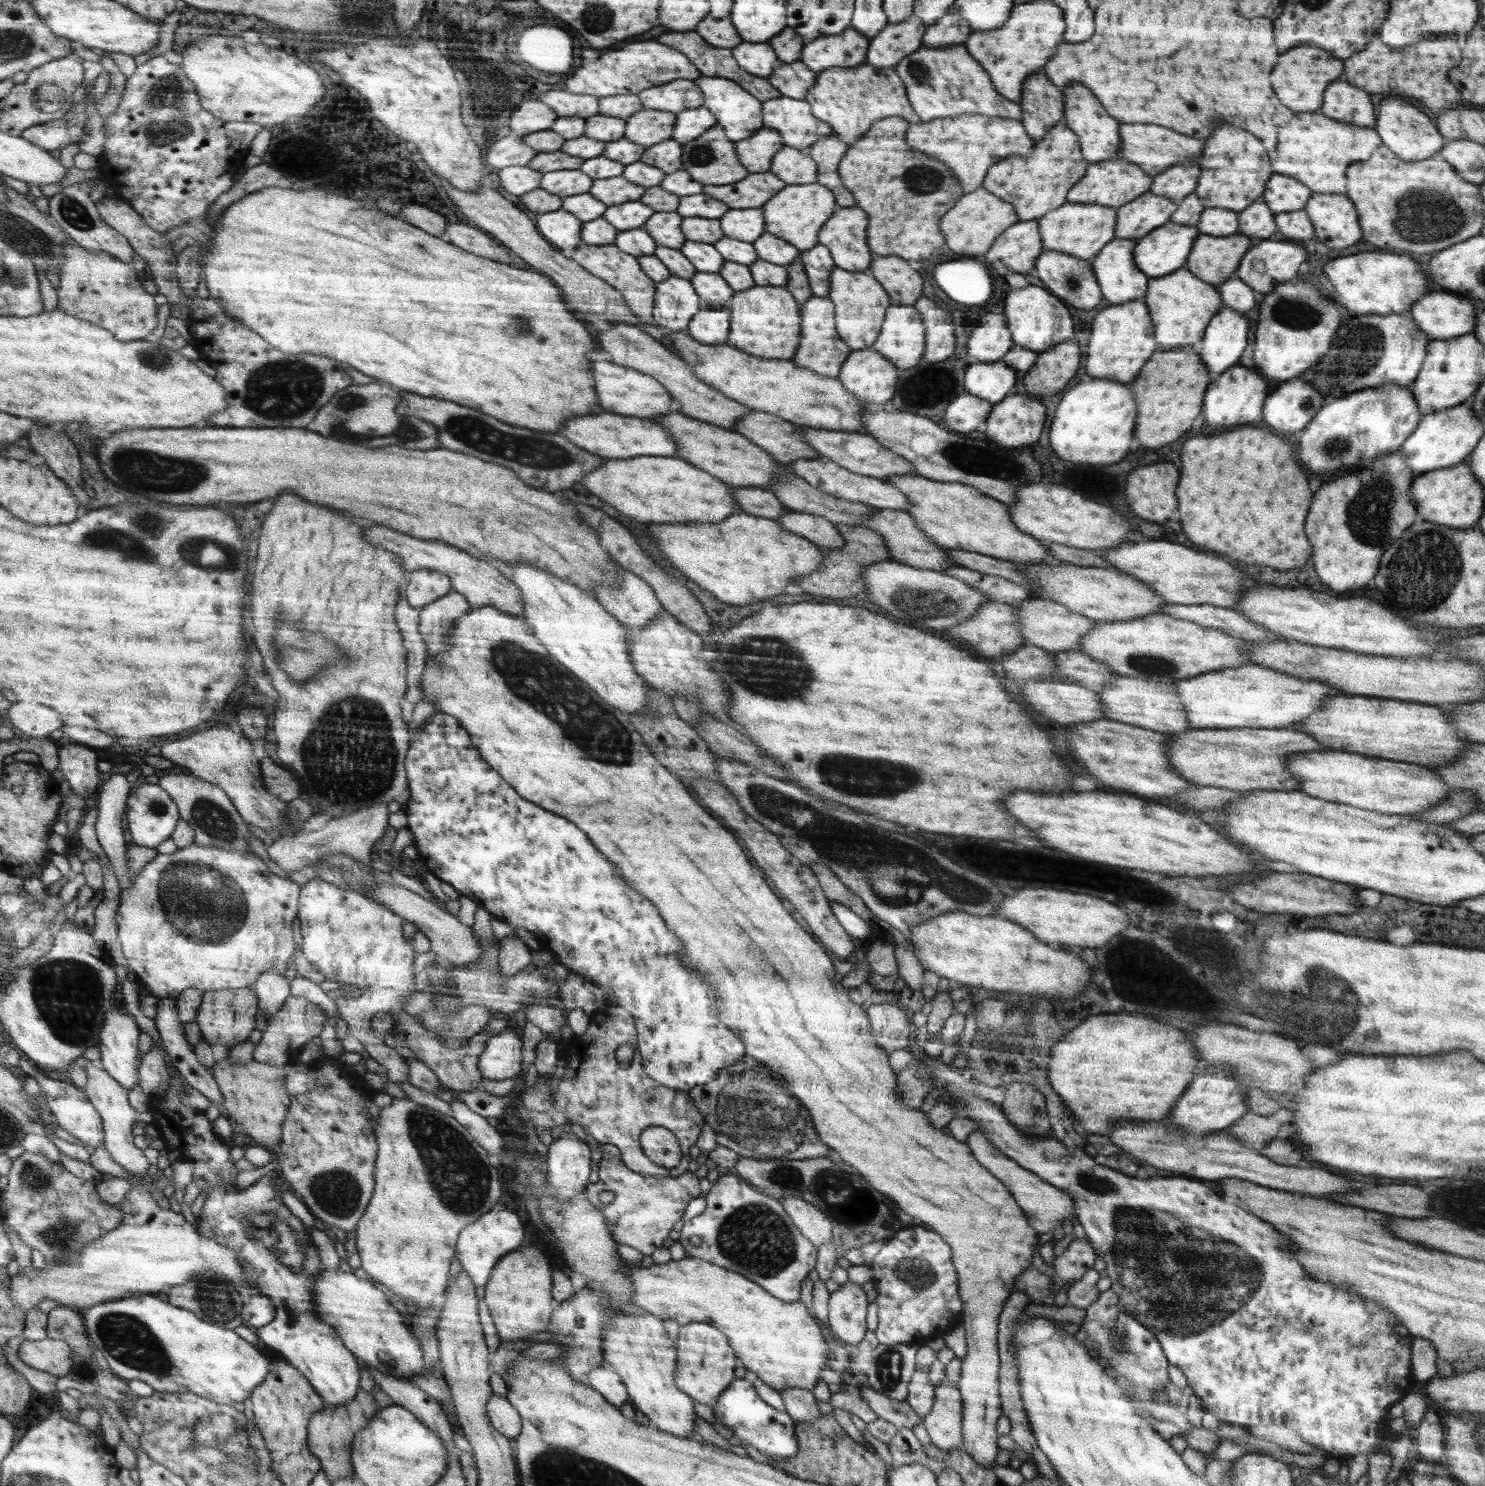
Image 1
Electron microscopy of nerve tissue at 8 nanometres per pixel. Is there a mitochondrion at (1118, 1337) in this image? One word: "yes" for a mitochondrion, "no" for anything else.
yes

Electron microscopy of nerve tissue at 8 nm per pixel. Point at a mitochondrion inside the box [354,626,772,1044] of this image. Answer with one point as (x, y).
(528, 674)

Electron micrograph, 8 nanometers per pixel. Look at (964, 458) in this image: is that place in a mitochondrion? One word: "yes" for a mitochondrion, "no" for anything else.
yes

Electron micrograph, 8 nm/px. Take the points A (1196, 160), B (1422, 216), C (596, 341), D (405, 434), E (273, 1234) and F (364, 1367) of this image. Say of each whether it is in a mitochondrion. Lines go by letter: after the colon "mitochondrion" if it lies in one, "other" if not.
A: other
B: mitochondrion
C: other
D: mitochondrion
E: mitochondrion
F: other

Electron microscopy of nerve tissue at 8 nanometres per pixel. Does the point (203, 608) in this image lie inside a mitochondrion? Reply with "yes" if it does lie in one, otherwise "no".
no

